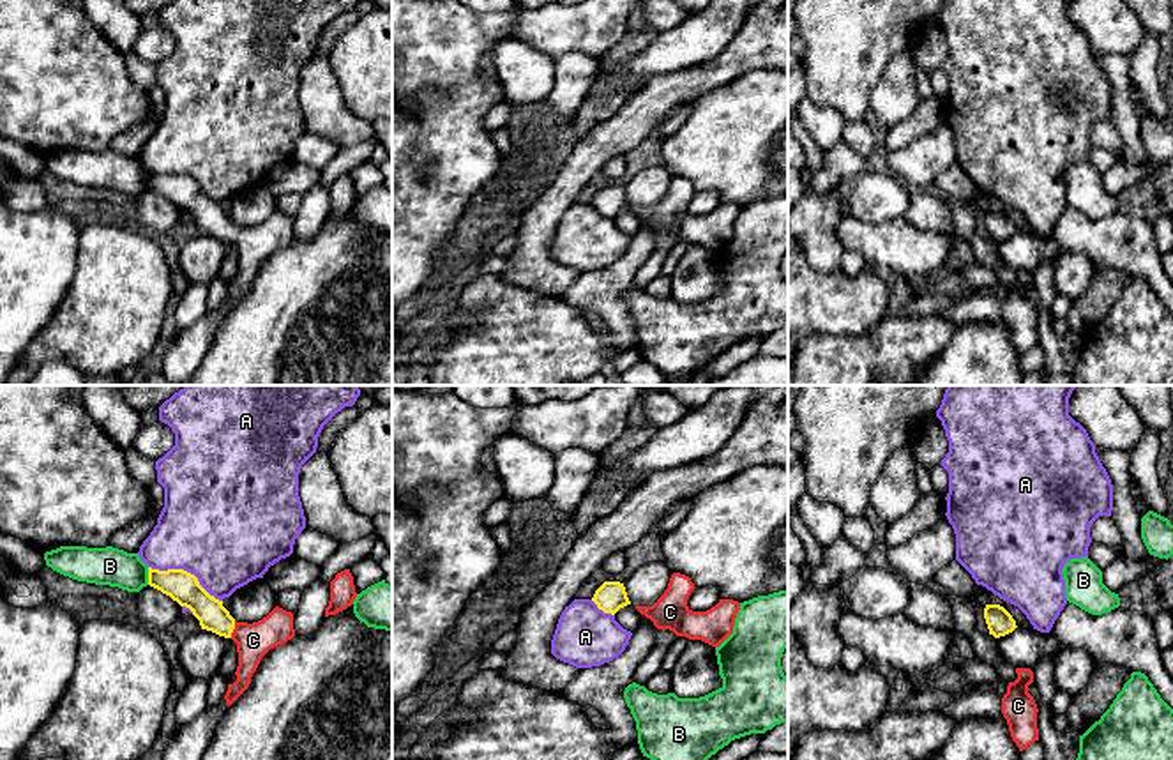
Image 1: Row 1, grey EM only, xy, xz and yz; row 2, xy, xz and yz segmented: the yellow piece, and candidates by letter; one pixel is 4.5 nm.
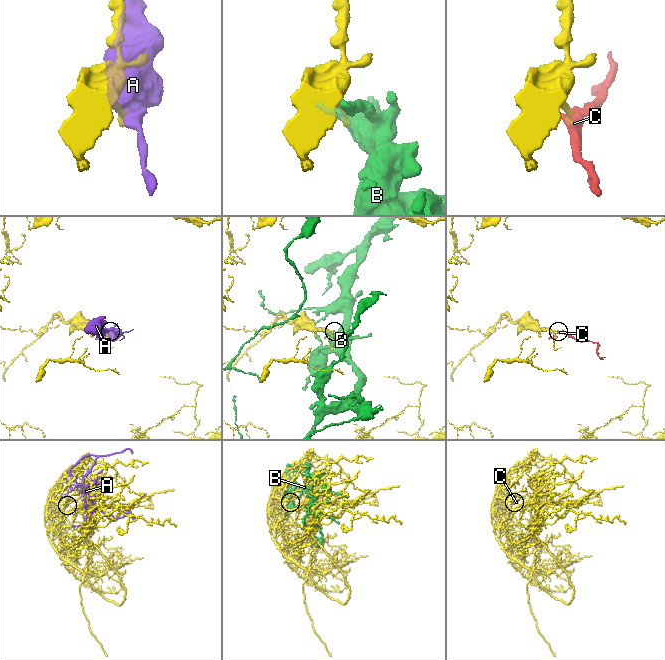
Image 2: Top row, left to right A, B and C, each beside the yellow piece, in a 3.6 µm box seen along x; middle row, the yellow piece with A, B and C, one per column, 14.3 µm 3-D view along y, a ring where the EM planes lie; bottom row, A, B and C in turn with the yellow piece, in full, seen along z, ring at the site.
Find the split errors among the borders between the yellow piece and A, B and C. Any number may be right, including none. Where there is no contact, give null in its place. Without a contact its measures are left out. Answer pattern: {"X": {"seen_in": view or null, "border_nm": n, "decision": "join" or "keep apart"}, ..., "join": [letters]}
{"A": {"seen_in": "xy", "border_nm": 380, "decision": "keep apart"}, "B": {"seen_in": "xy", "border_nm": 80, "decision": "keep apart"}, "C": {"seen_in": "xy", "border_nm": 80, "decision": "join"}, "join": ["C"]}

